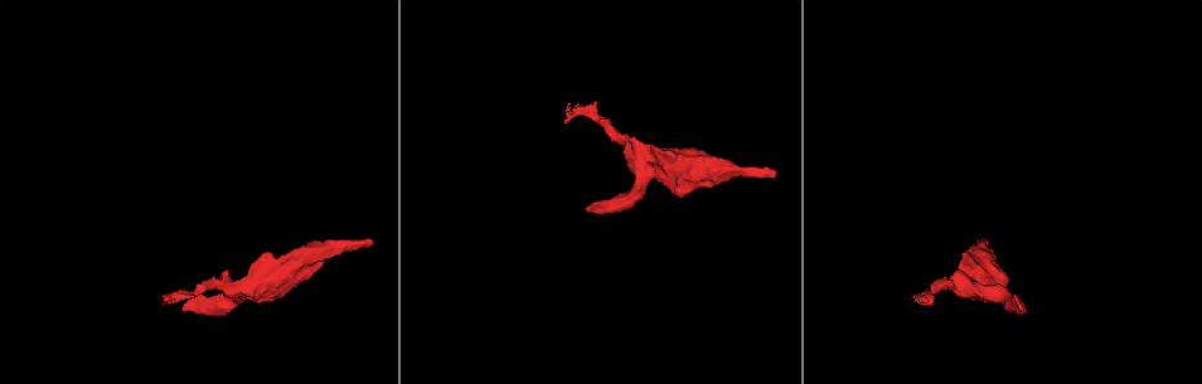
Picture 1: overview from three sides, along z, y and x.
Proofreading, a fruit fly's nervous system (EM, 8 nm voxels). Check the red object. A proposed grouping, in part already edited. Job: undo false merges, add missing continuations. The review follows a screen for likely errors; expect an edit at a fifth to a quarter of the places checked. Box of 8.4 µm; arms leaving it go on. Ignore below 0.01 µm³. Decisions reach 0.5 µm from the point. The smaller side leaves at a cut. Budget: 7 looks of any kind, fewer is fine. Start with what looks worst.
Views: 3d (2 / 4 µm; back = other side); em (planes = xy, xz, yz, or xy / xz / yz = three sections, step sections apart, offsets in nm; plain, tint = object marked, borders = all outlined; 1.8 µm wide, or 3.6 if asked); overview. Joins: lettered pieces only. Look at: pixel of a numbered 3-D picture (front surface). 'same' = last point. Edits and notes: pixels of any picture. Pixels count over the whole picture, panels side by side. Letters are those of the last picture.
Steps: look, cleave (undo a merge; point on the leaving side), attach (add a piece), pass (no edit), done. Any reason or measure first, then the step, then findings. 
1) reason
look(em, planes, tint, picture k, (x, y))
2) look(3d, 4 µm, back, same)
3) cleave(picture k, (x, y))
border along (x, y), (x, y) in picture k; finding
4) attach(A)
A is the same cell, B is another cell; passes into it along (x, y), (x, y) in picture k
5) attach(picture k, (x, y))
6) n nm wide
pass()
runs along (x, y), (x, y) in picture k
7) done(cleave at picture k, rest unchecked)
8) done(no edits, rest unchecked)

branch stops here
look(em, yz, step 4, borders, picture 1, (186, 307))

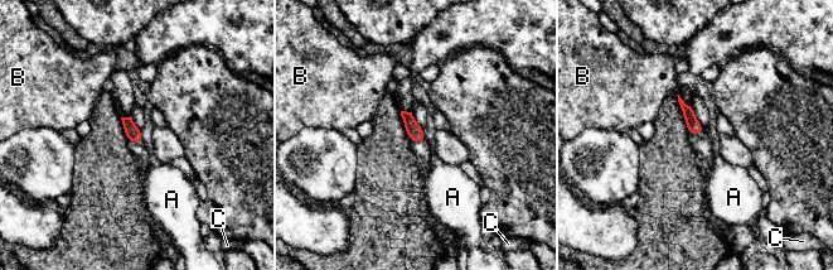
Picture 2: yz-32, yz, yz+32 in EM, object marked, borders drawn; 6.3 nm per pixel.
look(em, planes, borders, same)

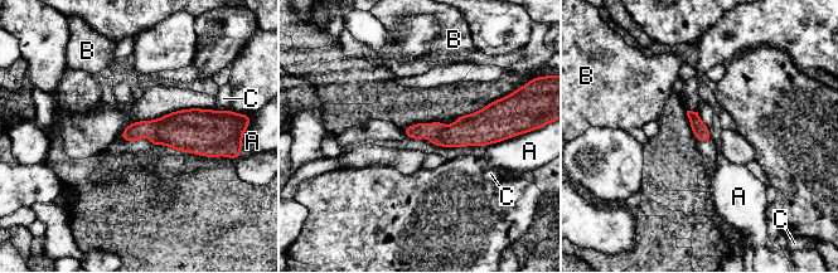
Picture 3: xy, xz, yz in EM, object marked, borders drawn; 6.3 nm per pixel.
A touches over 140 nm
pass()
A, B and C are other cells; none of them fits

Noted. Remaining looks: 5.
look(3d, 2 µm, picture 1, (773, 169))

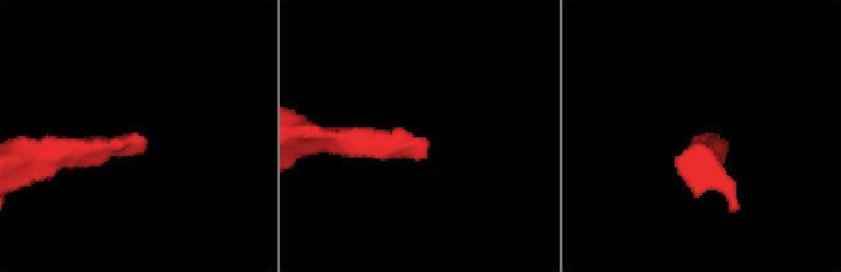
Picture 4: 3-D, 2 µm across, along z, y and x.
look(em, 3.6 µm, planes, plain, picture 4, (429, 144))

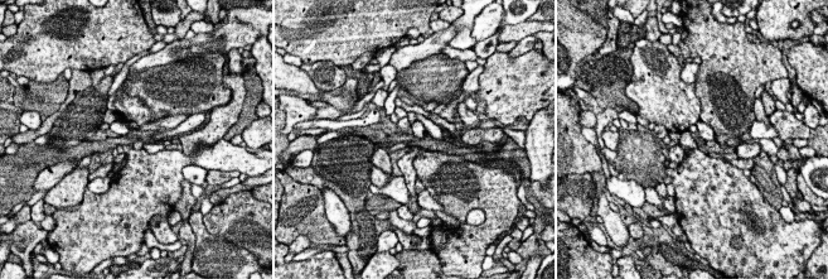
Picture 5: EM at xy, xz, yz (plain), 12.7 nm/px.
look(em, 3.6 µm, planes, borders, same)

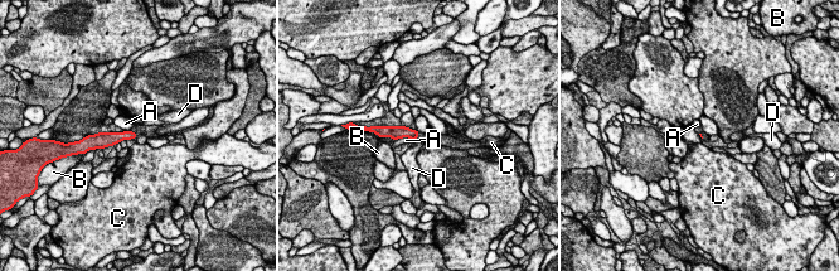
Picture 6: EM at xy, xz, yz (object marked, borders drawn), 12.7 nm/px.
A touches over 220 nm
pass()
A, B, C and D are other cells; no lettered piece goes on from it

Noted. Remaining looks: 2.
done(no edits, rest unchecked)

